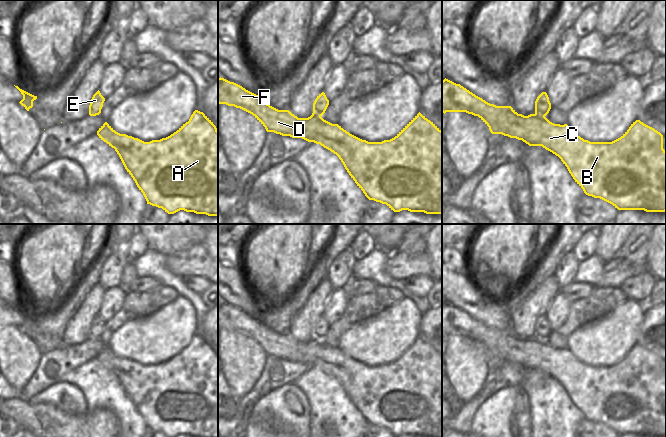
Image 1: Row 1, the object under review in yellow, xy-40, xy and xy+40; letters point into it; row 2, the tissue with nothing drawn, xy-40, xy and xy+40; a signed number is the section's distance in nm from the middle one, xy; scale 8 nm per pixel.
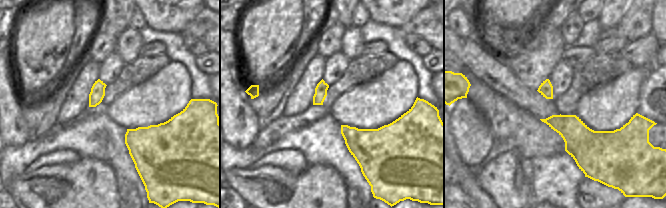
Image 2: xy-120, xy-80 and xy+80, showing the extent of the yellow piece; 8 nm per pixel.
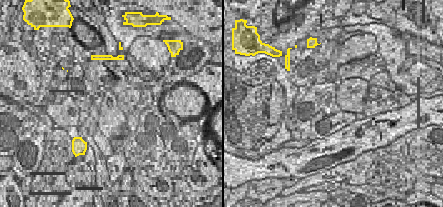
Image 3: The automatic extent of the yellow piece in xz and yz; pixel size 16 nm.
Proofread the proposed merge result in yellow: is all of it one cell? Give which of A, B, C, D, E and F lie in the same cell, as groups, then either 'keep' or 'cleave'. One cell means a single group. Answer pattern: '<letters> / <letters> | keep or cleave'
A B C D F / E | cleave

